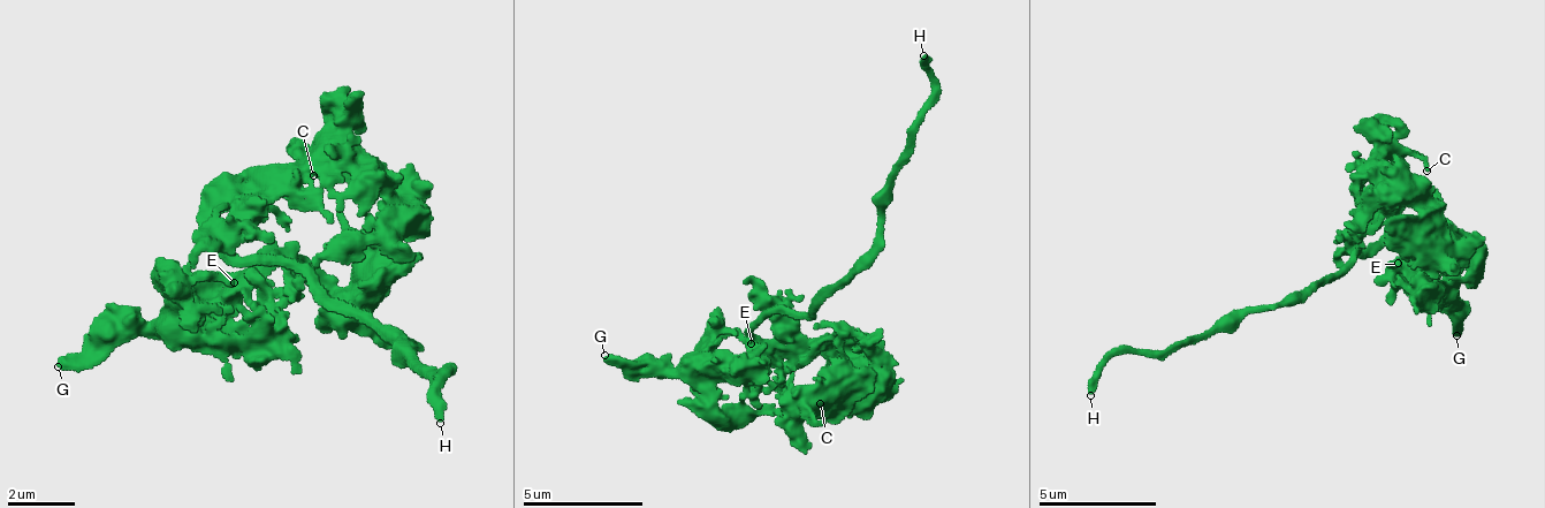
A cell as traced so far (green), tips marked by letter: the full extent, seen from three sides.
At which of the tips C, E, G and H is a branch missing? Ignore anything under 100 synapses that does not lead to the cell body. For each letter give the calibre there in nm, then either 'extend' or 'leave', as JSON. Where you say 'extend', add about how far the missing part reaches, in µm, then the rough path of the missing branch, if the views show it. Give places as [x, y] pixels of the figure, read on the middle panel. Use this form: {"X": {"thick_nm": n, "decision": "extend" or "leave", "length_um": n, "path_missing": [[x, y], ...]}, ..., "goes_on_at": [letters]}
{"C": {"thick_nm": 160, "decision": "leave"}, "E": {"thick_nm": 220, "decision": "leave"}, "G": {"thick_nm": 360, "decision": "leave"}, "H": {"thick_nm": 280, "decision": "extend", "length_um": 70}, "goes_on_at": ["H"]}

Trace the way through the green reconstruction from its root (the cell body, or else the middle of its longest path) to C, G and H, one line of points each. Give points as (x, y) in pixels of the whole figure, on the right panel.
C: (1352, 247), (1361, 187), (1367, 180), (1395, 165), (1406, 152), (1412, 151), (1426, 165), (1426, 171)
G: (1352, 247), (1361, 210), (1408, 189), (1426, 195), (1460, 236), (1467, 257), (1452, 295), (1467, 313), (1456, 335)
H: (1352, 247), (1348, 267), (1271, 308), (1228, 315), (1174, 350), (1121, 349), (1103, 366), (1097, 391), (1090, 395)

